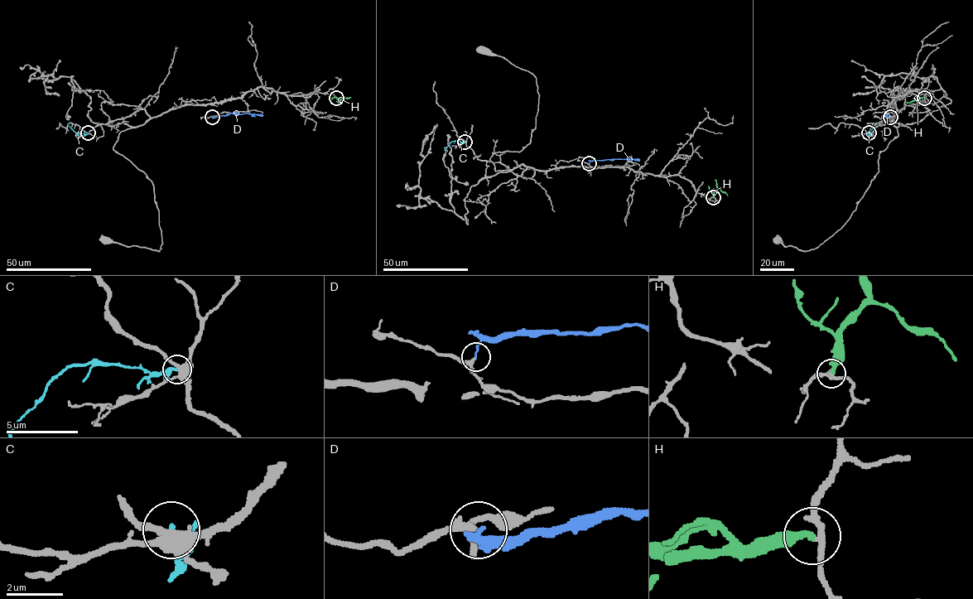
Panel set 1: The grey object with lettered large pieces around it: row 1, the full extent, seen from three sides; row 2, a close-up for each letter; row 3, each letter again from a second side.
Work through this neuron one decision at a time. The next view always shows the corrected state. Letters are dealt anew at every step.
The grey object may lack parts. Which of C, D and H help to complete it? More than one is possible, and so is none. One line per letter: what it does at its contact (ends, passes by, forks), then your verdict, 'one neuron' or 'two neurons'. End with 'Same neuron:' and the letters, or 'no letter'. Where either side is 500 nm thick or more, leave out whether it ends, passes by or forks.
C: it ends; two neurons
D: it ends; two neurons
H: it ends; two neurons
Same neuron: no letter

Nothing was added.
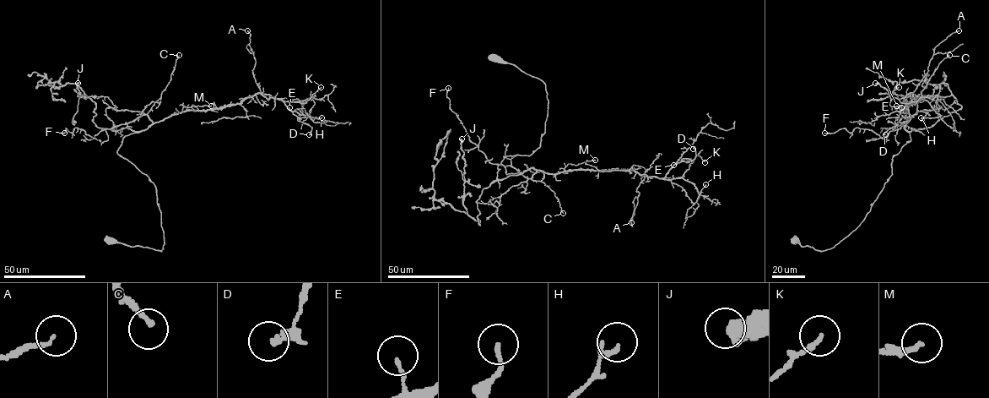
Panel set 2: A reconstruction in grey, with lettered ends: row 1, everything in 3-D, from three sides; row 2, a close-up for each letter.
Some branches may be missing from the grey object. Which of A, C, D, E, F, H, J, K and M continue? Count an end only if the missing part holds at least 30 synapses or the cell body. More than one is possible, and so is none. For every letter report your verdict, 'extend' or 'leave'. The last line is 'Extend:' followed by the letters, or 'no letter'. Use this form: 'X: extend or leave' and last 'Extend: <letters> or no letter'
A: leave
C: leave
D: leave
E: leave
F: leave
H: leave
J: leave
K: leave
M: leave
Extend: no letter

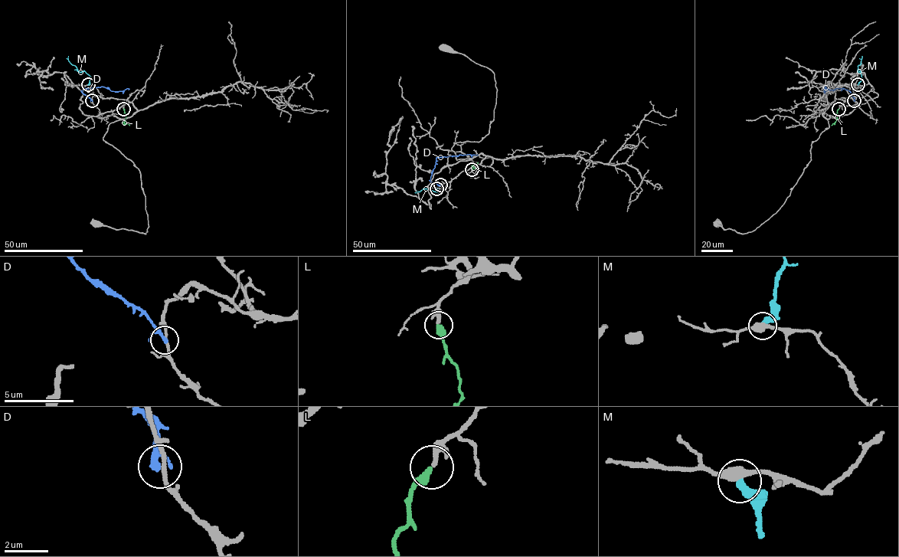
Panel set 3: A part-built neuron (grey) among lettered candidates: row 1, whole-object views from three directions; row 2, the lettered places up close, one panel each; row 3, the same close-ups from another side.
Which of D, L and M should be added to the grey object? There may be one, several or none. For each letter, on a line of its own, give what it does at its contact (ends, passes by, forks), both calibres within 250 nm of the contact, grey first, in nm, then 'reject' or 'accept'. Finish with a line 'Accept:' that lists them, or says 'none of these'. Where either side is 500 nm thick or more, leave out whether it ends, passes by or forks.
D: it passes by; 190 nm thick on the grey side, 220 nm on the other; reject
L: it ends there; 320 nm thick on the grey side, 440 nm on the other; accept
M: it ends there; 400 nm thick on the grey side, 400 nm on the other; reject
Accept: L

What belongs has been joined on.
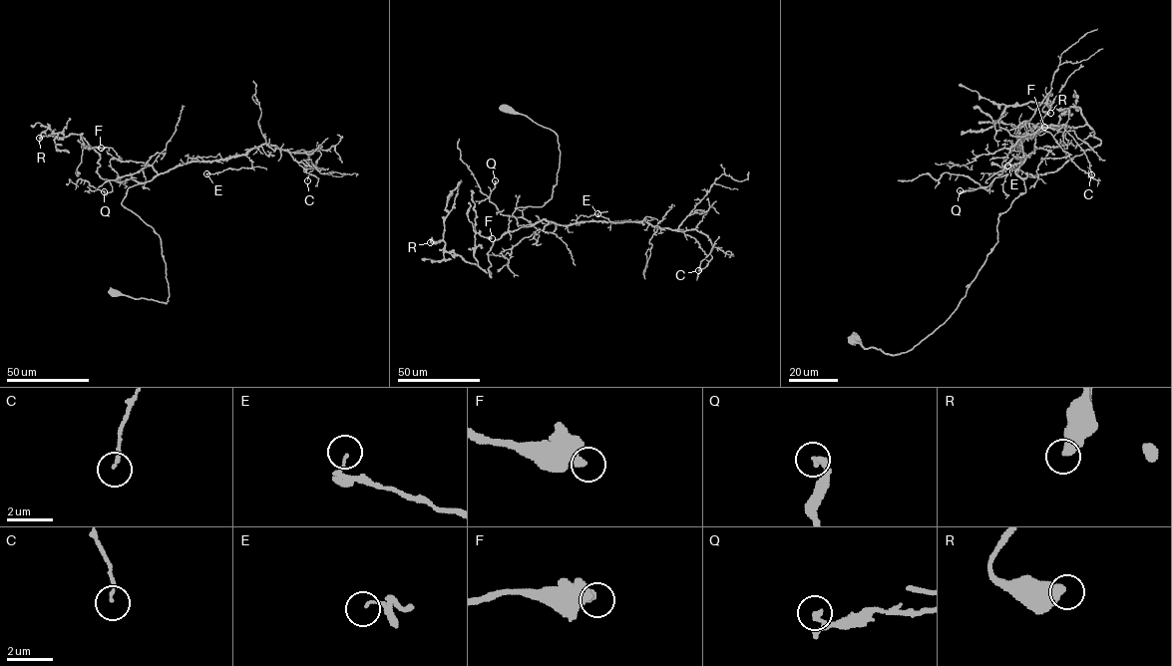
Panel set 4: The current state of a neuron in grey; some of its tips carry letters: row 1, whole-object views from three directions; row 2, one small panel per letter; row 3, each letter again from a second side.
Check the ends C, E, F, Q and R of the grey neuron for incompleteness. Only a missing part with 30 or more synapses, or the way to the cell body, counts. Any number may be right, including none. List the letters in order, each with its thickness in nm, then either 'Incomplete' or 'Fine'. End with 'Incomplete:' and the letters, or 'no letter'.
C: Thickness 120 nm. Fine
E: Thickness 90 nm. Fine
F: Thickness 440 nm. Fine
Q: Thickness 180 nm. Fine
R: Thickness 550 nm. Fine
Incomplete: no letter

